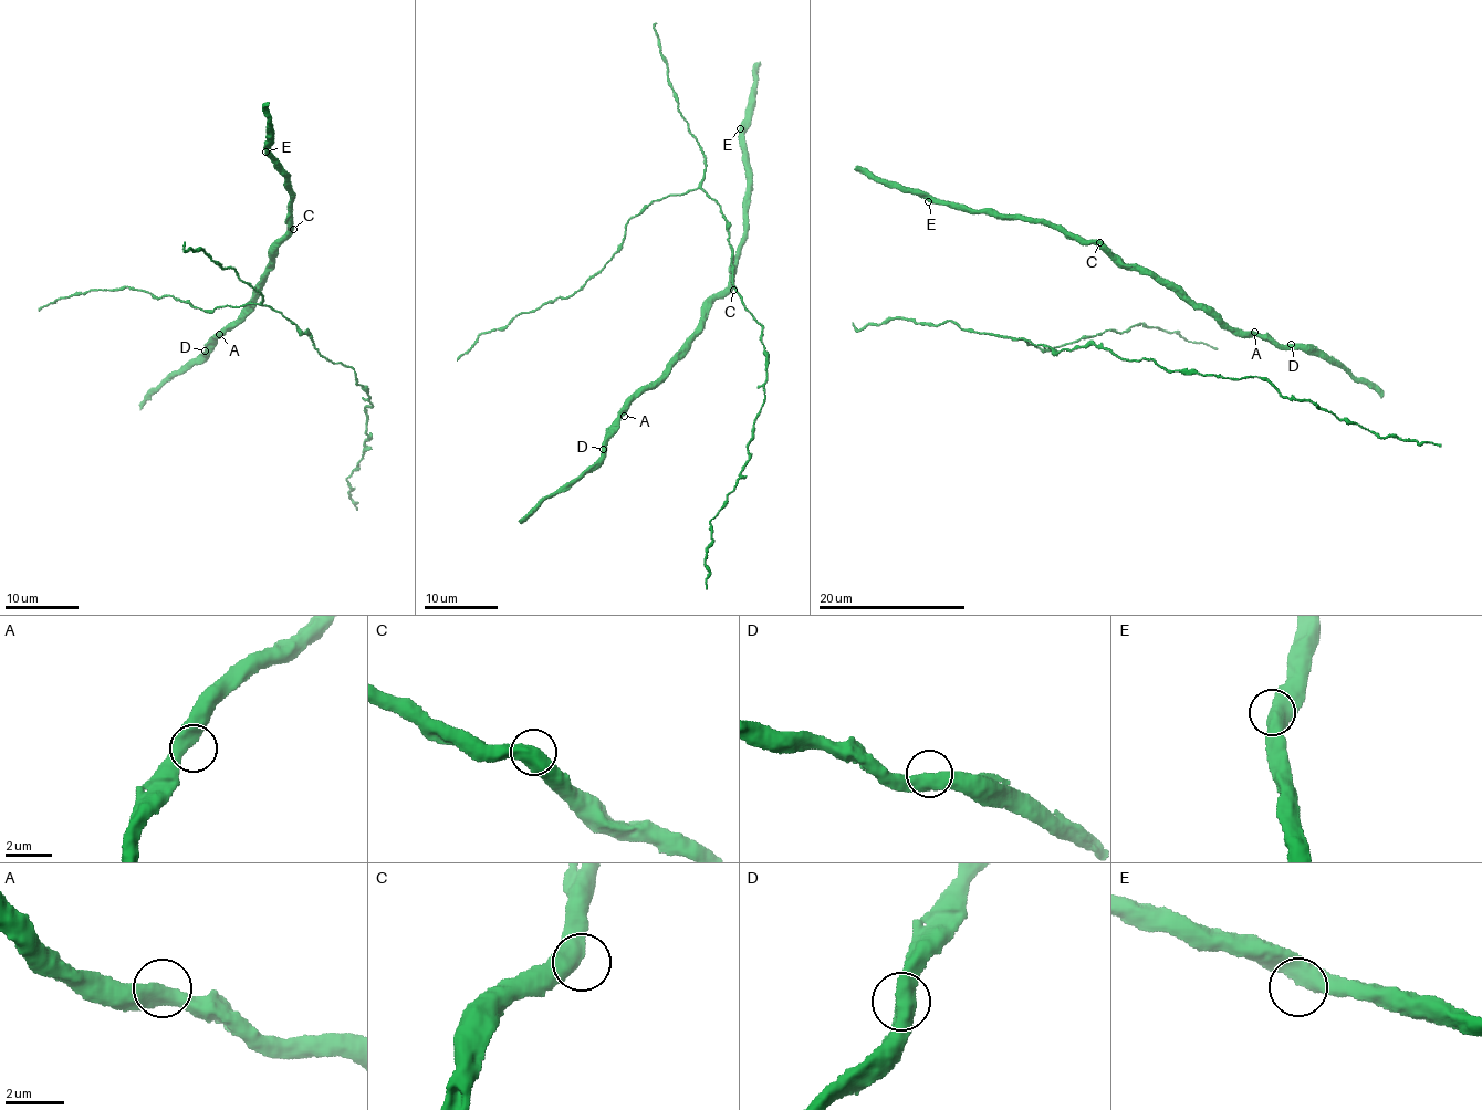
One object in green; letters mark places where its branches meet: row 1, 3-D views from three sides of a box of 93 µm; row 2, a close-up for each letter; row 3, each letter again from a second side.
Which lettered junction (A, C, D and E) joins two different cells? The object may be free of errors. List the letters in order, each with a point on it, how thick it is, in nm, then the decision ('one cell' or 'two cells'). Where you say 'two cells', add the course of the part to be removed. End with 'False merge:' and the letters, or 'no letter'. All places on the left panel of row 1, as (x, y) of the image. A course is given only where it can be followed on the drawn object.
A: (219, 334) | 500 nm | one cell
C: (293, 229) | 500 nm | one cell
D: (205, 351) | 500 nm | one cell
E: (265, 152) | 500 nm | one cell
False merge: no letter

